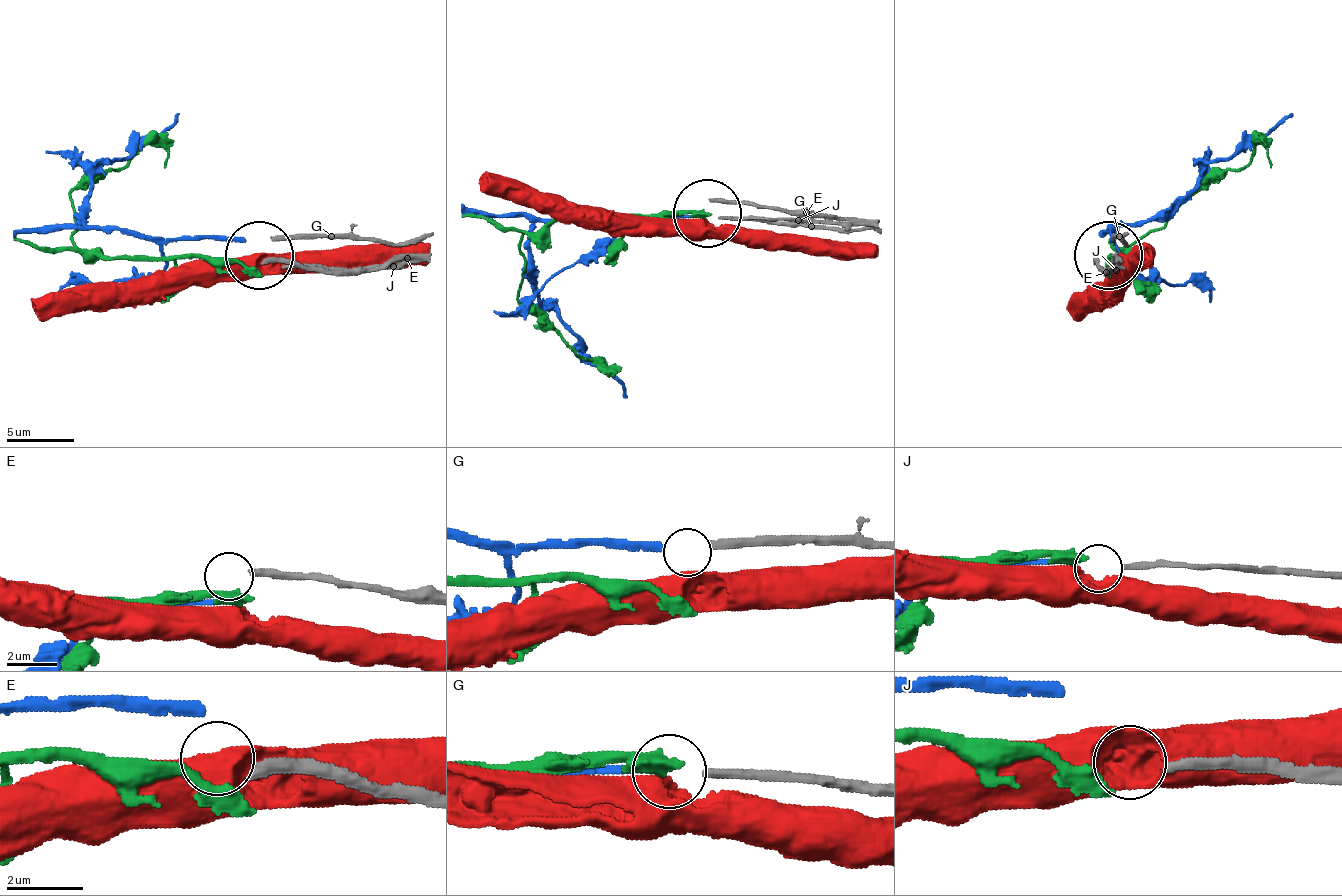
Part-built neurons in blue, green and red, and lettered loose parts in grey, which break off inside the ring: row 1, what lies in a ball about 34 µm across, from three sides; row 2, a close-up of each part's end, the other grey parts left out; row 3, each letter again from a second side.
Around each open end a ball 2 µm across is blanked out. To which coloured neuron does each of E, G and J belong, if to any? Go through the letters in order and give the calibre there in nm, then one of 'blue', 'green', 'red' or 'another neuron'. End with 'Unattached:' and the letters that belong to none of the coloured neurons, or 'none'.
E: 280 nm | another neuron
G: 280 nm | blue
J: 260 nm | green
Unattached: E

